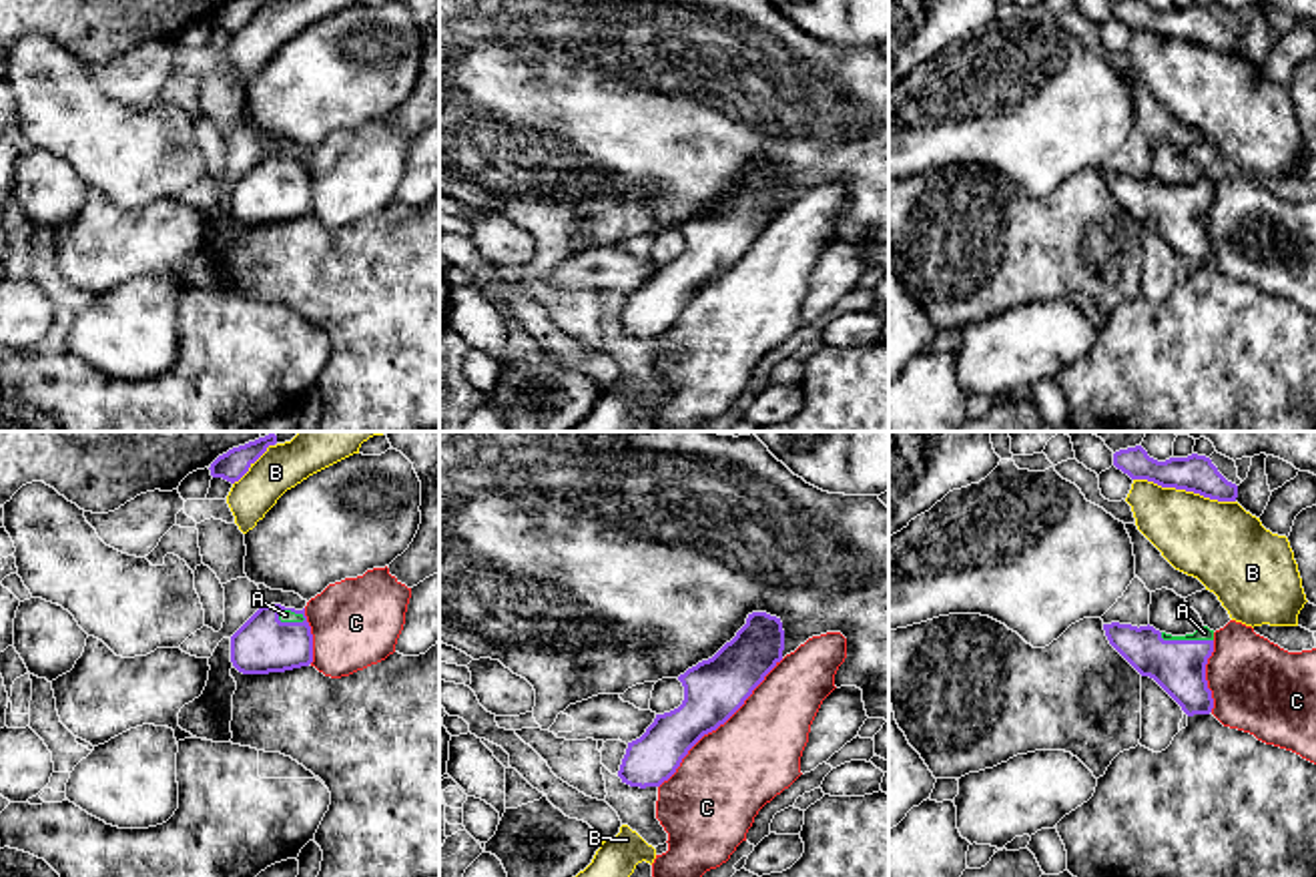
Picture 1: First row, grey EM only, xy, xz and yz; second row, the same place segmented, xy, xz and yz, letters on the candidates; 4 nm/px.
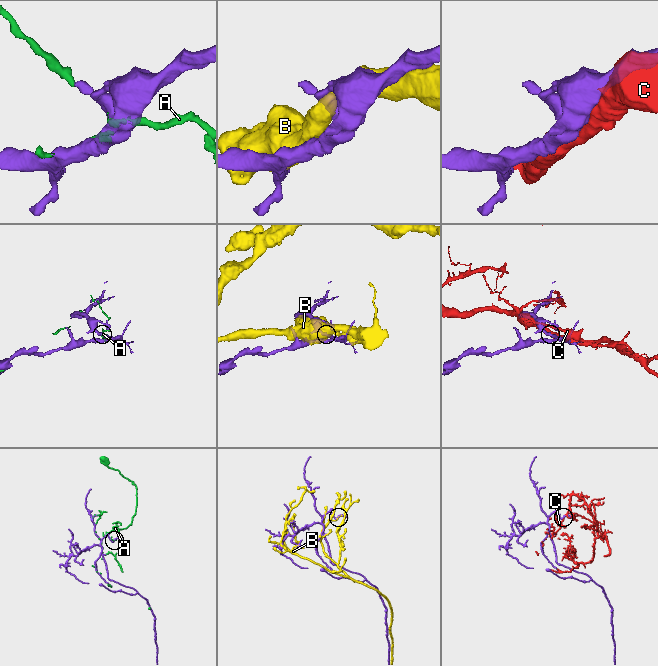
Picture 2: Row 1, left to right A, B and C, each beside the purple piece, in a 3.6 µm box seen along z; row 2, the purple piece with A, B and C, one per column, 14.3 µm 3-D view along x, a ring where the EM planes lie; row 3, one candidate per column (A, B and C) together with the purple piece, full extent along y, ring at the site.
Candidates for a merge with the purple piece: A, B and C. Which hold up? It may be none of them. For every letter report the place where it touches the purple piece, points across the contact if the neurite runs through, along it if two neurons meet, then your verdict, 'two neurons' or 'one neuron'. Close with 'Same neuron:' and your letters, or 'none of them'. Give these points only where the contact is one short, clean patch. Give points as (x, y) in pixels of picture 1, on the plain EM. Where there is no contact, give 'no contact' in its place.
A: meets purple in xy at (291, 161); one neuron
B: meets purple in yz at (1184, 39); two neurons
C: meets purple in xz at (719, 275); two neurons
Same neuron: A

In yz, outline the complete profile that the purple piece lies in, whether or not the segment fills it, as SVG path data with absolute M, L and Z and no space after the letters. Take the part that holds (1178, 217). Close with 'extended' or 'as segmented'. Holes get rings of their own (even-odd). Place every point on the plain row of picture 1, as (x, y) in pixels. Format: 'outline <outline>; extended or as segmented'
outline M1103 175L1109 195L1141 225L1154 229L1188 267L1210 265L1212 241L1206 215L1214 203L1214 181L1172 187L1154 177Z; extended

